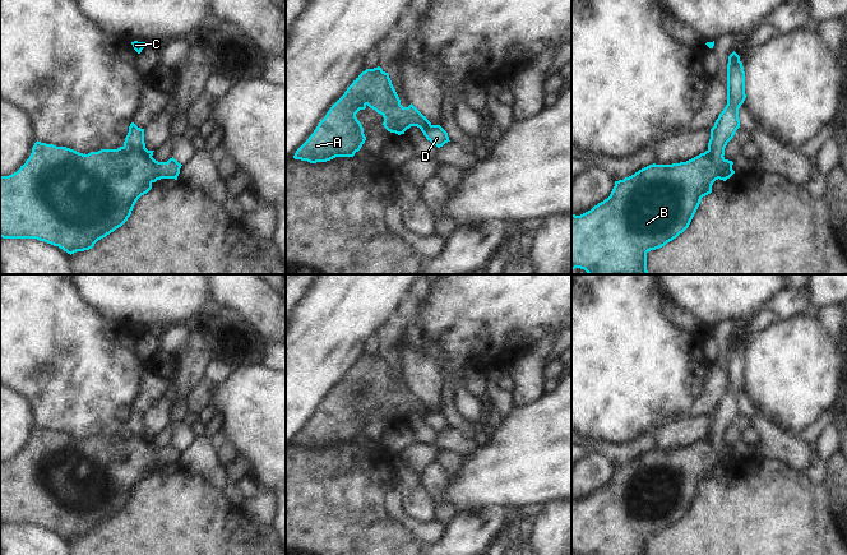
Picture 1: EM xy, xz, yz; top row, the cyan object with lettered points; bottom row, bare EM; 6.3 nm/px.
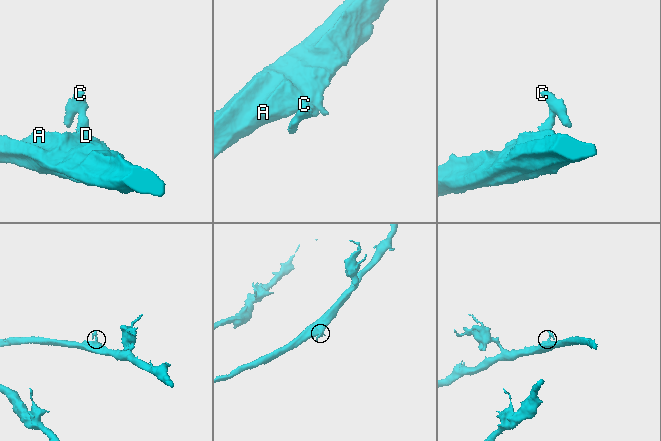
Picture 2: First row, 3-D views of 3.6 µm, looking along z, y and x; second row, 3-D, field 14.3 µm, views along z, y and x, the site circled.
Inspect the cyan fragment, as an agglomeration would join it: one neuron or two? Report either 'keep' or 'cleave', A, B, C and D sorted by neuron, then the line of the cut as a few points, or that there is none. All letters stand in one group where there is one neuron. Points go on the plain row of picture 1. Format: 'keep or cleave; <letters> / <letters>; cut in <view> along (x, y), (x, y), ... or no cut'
cleave; A B / C D; cut in yz along (707, 436), (721, 447), (731, 461)

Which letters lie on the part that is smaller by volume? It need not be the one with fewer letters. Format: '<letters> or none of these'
C, D

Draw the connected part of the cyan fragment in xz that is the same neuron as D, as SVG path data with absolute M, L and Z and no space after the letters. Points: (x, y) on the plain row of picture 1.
M430 411L427 413L421 413L421 417L426 422L426 425L434 429L438 434L450 427L448 418L440 411Z

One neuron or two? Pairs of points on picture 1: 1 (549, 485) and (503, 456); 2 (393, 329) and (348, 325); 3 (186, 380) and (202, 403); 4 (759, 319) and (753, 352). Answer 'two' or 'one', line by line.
1: one
2: two
3: two
4: two

